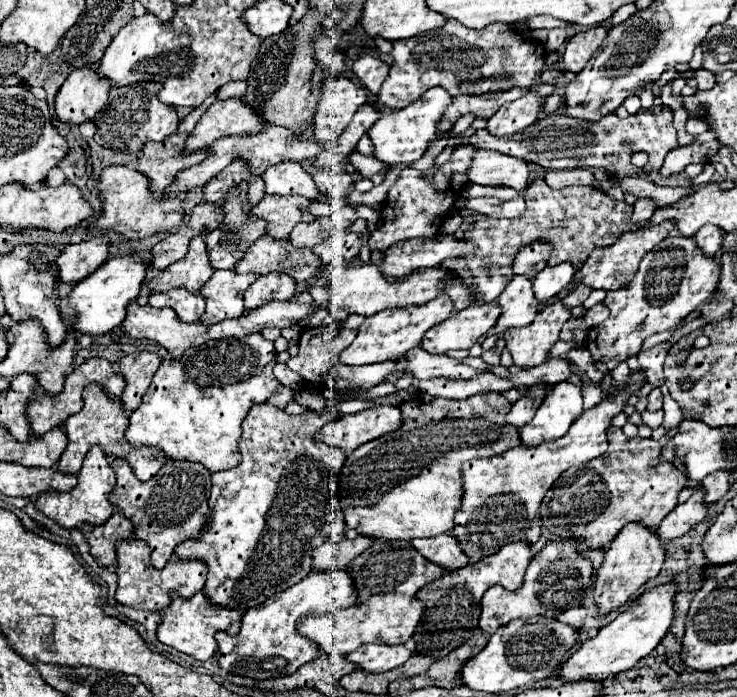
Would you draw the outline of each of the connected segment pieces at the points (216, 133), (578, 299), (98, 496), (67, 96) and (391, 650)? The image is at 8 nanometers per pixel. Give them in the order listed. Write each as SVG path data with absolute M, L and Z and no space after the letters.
M229 98L225 102L217 100L201 116L193 132L185 142L185 152L197 152L205 144L219 140L223 136L257 134L263 128L263 118L245 106L239 98Z
M577 286L573 292L567 294L567 298L563 298L563 304L569 306L569 308L571 308L571 306L581 306L583 300L585 300L589 294L591 294L589 288L585 288L585 286Z
M93 446L91 452L83 460L83 468L77 474L77 486L67 494L57 492L43 492L35 500L35 508L41 510L47 518L57 522L61 528L75 528L79 524L105 524L107 518L113 514L113 504L109 502L109 494L115 488L115 474L109 468L109 458L103 454L99 446Z
M93 64L69 74L59 94L55 96L55 116L65 124L83 124L107 104L109 82L97 76Z
M365 644L359 650L351 652L347 660L367 674L379 674L379 672L387 672L387 670L403 666L411 656L413 652L403 644L401 646Z

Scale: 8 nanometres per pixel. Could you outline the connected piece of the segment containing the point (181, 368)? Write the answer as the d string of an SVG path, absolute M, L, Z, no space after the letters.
M249 334L243 338L209 340L203 346L189 348L179 360L163 360L153 376L147 394L143 396L141 406L129 416L127 442L133 448L159 448L169 460L201 462L211 474L235 468L241 462L237 450L237 440L241 436L241 420L247 416L251 406L267 402L279 386L277 378L271 372L275 356L277 352L273 348L273 342L265 340L261 334Z

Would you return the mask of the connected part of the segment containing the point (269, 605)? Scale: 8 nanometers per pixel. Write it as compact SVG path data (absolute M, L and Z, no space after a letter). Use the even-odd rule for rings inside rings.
M347 570L311 572L299 584L269 598L265 604L261 604L261 608L247 610L243 614L241 632L237 636L217 632L215 634L215 640L219 644L217 662L225 672L239 674L239 676L253 678L253 680L269 680L269 678L277 678L277 676L289 676L319 654L317 644L313 644L305 636L297 634L297 630L295 630L297 620L307 614L349 608L355 602L357 602L357 592L353 588L353 580L349 578Z

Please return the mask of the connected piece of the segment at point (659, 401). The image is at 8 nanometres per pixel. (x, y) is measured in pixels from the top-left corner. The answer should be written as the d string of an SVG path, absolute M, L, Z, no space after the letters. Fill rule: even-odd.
M653 388L651 394L647 396L647 400L649 400L649 406L647 406L649 412L657 412L657 410L661 410L661 406L663 406L663 394L661 394L659 388Z

